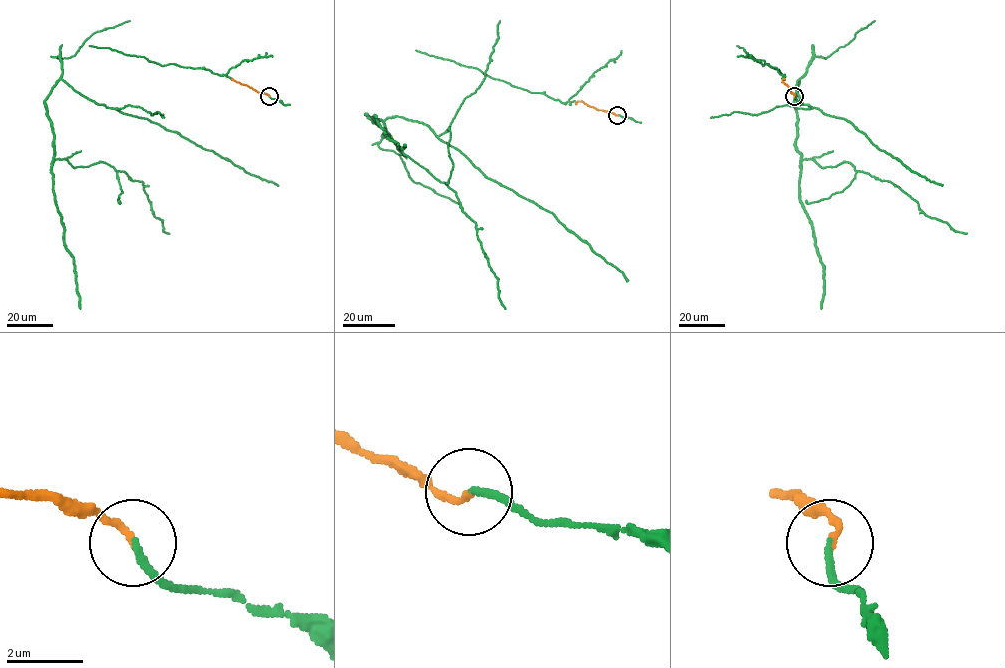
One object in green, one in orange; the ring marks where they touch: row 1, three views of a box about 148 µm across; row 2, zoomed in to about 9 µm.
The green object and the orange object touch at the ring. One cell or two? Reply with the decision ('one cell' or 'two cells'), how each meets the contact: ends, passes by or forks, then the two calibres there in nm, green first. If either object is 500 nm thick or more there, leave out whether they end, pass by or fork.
one cell; green ends; orange ends; calibres 170 and 170 nm

